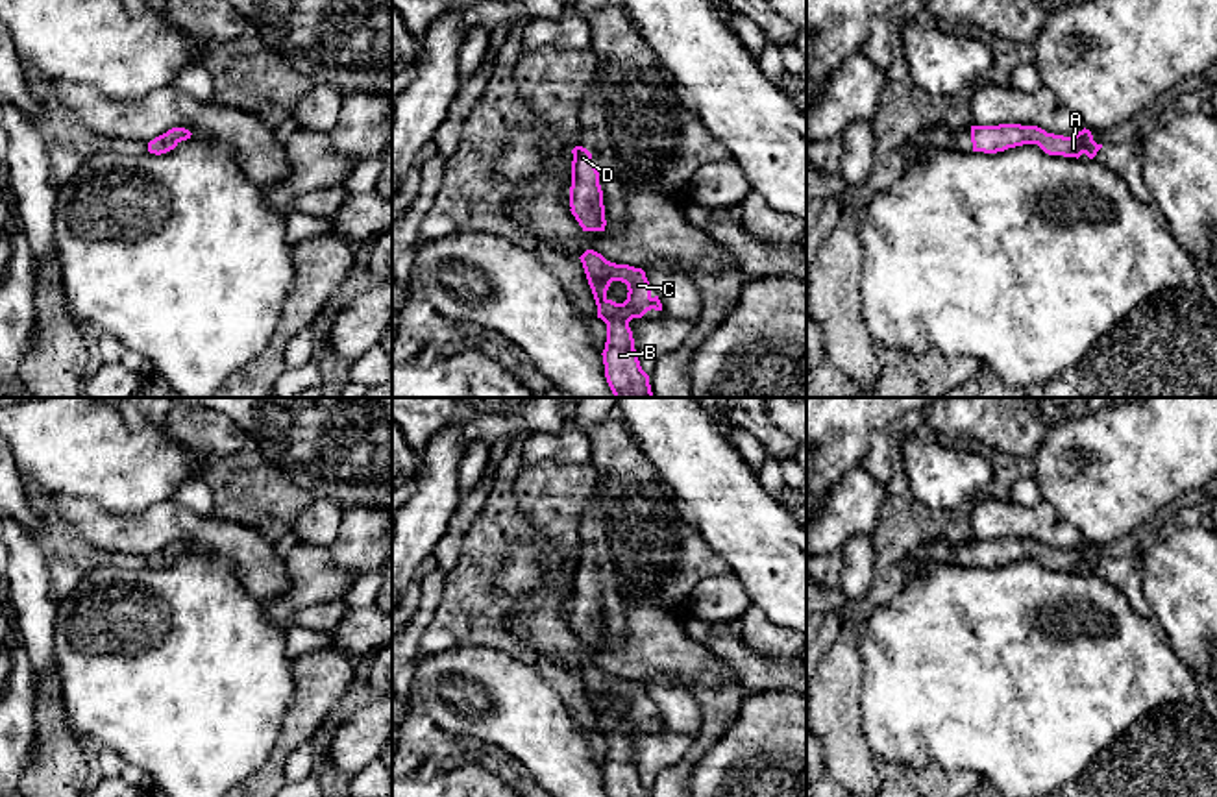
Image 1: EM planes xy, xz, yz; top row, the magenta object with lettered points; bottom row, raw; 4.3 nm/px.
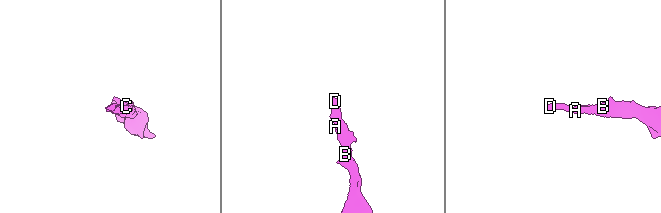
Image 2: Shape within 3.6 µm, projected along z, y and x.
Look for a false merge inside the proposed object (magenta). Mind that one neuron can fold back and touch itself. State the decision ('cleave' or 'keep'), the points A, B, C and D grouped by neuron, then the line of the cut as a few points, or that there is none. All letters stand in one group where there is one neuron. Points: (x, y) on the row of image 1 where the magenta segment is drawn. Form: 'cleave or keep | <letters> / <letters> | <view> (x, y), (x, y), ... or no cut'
keep | A B C D | no cut

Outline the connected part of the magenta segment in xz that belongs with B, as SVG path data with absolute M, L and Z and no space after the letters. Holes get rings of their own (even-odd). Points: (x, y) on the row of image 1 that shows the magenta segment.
M586 250L579 259L597 305L597 318L607 324L607 342L601 355L614 398L655 398L649 375L640 366L629 327L633 318L642 318L651 309L662 311L658 296L651 296L645 272L610 263L594 250ZM612 281L627 285L629 292L623 303L607 298Z

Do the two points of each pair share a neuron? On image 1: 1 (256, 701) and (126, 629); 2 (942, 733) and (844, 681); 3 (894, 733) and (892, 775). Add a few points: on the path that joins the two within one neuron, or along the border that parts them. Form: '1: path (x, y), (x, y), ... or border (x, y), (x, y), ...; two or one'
1: path (224, 701), (208, 701), (174, 668), (158, 661); one
2: border (860, 646), (860, 735); two
3: border (936, 762), (879, 766); two

